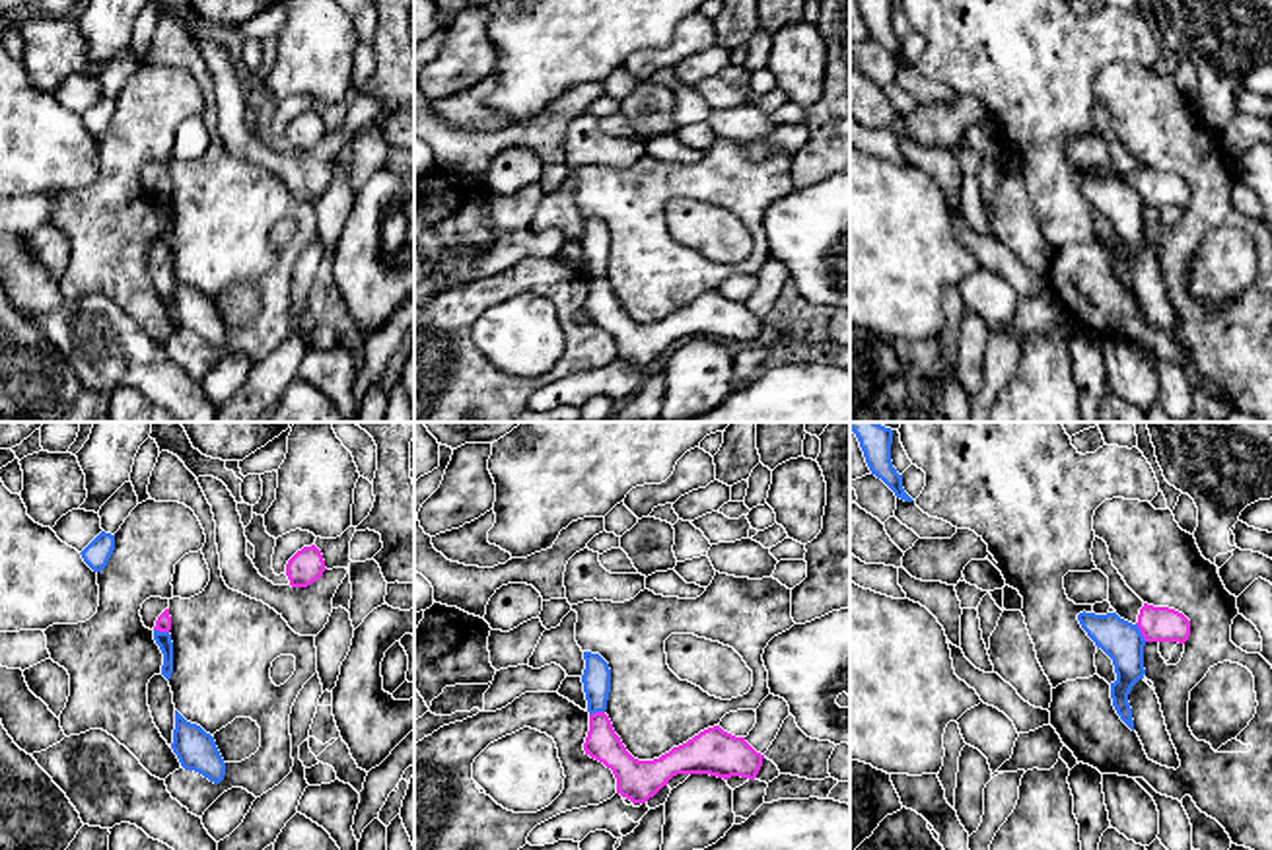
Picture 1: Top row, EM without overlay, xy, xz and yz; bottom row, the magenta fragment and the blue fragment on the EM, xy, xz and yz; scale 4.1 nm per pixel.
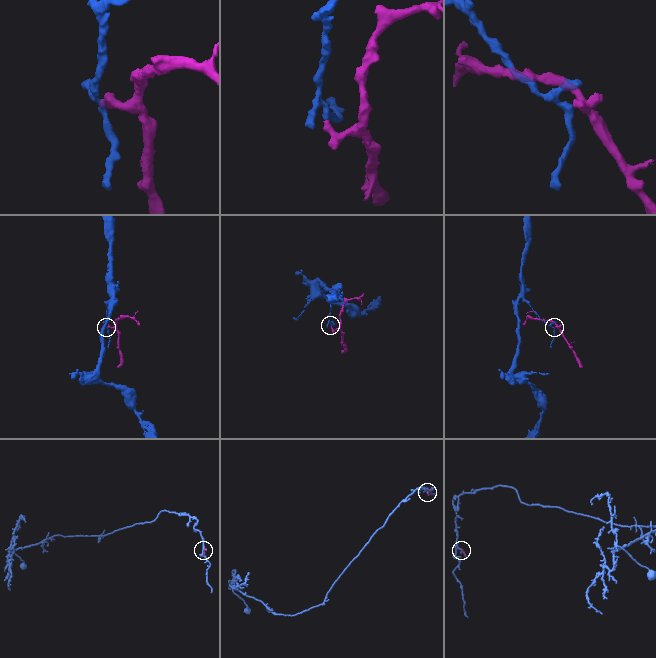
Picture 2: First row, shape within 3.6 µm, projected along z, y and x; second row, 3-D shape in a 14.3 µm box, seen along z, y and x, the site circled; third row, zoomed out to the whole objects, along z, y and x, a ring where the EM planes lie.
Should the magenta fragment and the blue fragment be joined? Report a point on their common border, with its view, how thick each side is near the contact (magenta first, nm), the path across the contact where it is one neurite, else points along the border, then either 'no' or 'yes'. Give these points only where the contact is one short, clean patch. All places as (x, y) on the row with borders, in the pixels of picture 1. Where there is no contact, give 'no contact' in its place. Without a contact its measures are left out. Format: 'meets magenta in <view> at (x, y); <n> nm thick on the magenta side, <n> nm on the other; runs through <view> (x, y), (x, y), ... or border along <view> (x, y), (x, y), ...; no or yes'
meets magenta in yz at (1140, 631); 140 nm thick on the magenta side, 170 nm on the other; border along yz (1136, 623), (1146, 640); no

